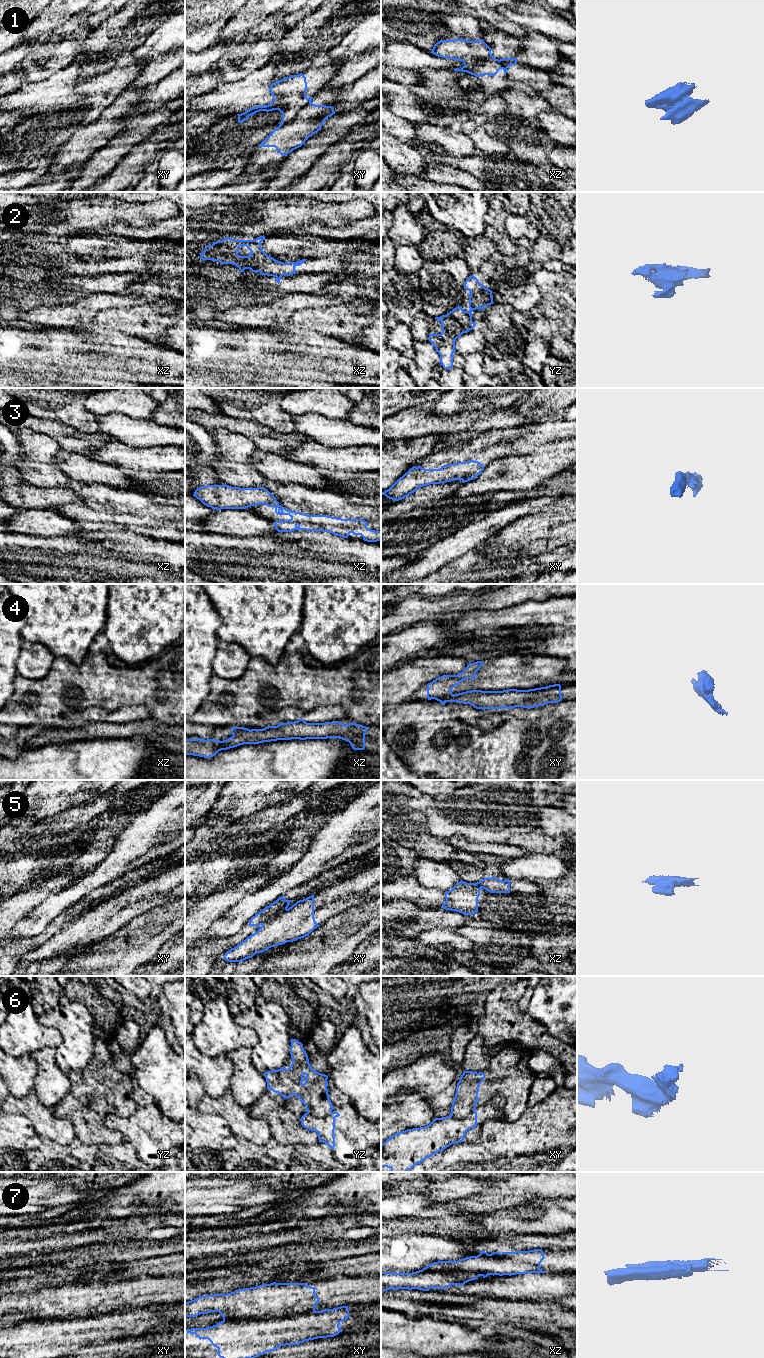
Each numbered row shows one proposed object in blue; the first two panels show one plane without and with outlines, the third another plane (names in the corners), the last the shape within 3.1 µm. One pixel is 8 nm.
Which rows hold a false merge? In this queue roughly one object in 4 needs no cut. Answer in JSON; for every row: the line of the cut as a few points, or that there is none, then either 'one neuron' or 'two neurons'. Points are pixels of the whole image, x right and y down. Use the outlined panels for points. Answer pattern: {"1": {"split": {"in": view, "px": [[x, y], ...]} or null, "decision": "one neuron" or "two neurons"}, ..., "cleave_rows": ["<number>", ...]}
{"1": {"split": {"in": "xy", "px": [[310, 102], [291, 120], [281, 123]]}, "decision": "two neurons"}, "2": {"split": {"in": "yz", "px": [[465, 311], [471, 320]]}, "decision": "two neurons"}, "3": {"split": {"in": "xz", "px": [[278, 503], [266, 504]]}, "decision": "two neurons"}, "4": {"split": {"in": "xz", "px": [[249, 729], [233, 735]]}, "decision": "two neurons"}, "5": {"split": {"in": "xy", "px": [[286, 908], [262, 925]]}, "decision": "two neurons"}, "6": {"split": {"in": "yz", "px": [[331, 1111], [324, 1116], [314, 1116], [307, 1113]]}, "decision": "two neurons"}, "7": {"split": {"in": "xy", "px": [[314, 1309], [299, 1314], [266, 1319], [223, 1320]]}, "decision": "two neurons"}, "cleave_rows": ["1", "2", "3", "4", "5", "6", "7"]}

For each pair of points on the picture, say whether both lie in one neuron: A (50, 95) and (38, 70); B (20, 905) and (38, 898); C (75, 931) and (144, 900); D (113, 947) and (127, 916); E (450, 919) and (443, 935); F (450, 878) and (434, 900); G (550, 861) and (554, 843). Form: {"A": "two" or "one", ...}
{"A": "two", "B": "one", "C": "one", "D": "two", "E": "two", "F": "two", "G": "two"}

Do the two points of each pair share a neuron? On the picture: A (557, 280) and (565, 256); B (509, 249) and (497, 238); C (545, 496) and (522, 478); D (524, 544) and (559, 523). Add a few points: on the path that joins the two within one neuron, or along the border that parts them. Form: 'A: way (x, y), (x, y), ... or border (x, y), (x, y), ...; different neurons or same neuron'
A: border (564, 263), (566, 264); different neurons
B: way (506, 246), (500, 240); same neuron
C: border (534, 488), (526, 492); different neurons
D: way (533, 535), (540, 528), (550, 528); same neuron

